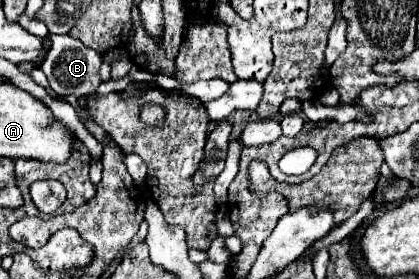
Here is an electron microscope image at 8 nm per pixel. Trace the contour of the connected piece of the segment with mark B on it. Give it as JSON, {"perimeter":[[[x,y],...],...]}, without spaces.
{"perimeter":[[[51,35],[51,49],[45,61],[41,63],[41,71],[47,75],[51,91],[57,95],[75,95],[75,97],[85,97],[97,91],[101,83],[99,67],[101,67],[101,55],[85,47],[83,41],[71,35]]]}

